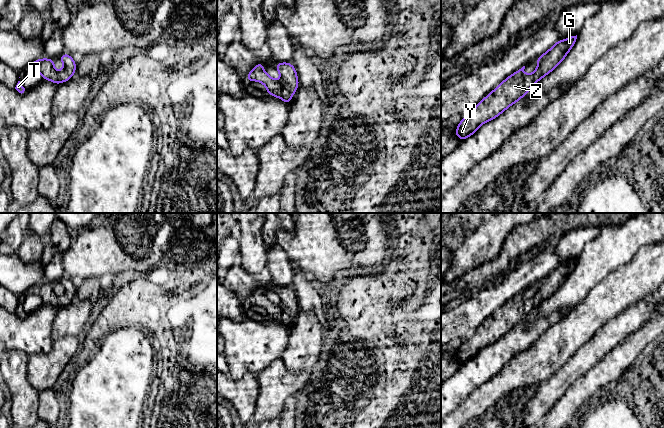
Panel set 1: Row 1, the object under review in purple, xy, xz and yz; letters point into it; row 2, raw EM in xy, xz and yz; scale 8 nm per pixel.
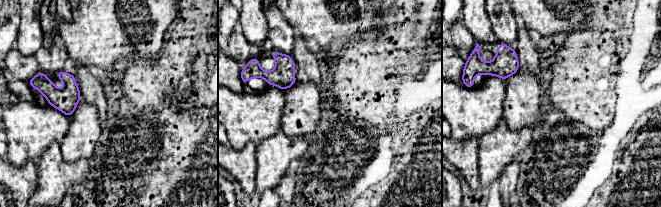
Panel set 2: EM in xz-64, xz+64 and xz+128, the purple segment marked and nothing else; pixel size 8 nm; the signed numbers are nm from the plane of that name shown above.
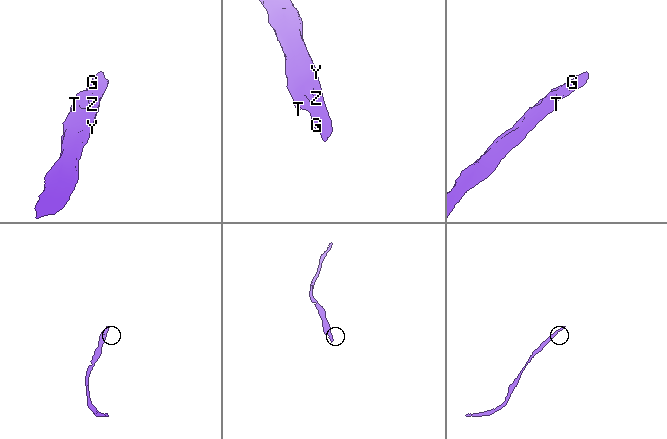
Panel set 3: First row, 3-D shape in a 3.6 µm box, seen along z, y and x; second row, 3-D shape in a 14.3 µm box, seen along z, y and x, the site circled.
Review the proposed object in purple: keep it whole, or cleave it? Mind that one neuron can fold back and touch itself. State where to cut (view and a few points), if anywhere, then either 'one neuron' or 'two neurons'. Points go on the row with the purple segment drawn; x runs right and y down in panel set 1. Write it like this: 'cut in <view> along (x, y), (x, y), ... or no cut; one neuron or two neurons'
no cut; one neuron

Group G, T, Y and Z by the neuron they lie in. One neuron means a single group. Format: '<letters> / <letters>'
G T Y Z

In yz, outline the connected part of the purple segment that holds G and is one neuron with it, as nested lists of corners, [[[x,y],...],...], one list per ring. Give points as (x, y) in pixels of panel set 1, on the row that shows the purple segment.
[[[577,35],[555,43],[546,53],[536,59],[538,66],[533,73],[525,75],[525,66],[523,66],[507,77],[476,105],[470,115],[462,118],[455,130],[456,136],[461,141],[466,139],[473,135],[482,124],[493,120],[518,102],[541,78],[564,60],[576,39]]]

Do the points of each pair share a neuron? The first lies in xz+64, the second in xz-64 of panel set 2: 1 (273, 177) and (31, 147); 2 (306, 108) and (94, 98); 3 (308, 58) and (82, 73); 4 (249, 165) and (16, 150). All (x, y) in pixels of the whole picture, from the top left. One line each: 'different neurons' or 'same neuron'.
1: different neurons
2: different neurons
3: same neuron
4: different neurons

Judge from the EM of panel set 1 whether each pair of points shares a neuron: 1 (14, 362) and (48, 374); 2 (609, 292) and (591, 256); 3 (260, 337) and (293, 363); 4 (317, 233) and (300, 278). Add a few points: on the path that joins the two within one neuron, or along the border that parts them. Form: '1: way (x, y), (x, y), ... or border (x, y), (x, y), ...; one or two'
1: border (27, 356), (27, 380), (37, 389); two
2: border (621, 265), (601, 280), (586, 296); two
3: border (288, 332), (288, 343), (281, 358); two
4: border (294, 270), (300, 270), (313, 281); two

